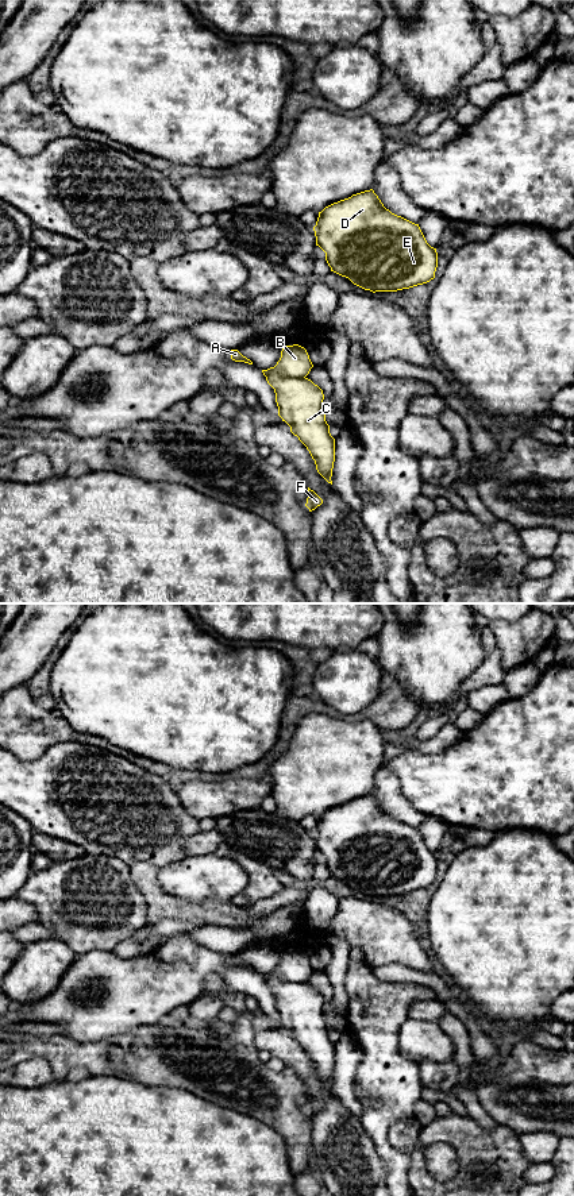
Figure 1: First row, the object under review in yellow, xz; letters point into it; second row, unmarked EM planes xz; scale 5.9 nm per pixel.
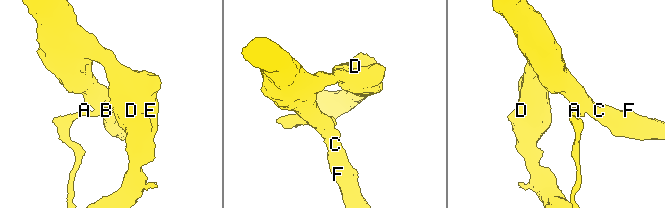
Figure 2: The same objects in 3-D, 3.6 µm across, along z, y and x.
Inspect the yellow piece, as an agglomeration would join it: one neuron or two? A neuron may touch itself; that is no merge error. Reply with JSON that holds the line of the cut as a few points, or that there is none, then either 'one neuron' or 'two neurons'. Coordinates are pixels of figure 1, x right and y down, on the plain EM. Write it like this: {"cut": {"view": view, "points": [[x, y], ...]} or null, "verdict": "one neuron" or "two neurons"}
{"cut": {"view": "xz", "points": [[304, 980], [286, 982], [270, 977], [266, 982]]}, "verdict": "two neurons"}

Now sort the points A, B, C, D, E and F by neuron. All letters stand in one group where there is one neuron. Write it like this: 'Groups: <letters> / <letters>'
Groups: A B / C D E F

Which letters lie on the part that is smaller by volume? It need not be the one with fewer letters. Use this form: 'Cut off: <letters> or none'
Cut off: A, B

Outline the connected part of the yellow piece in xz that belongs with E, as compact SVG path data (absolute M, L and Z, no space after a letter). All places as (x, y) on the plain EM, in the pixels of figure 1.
M373 794L325 811L319 817L313 836L331 876L365 895L397 896L435 883L436 853L427 848L419 829L386 814Z

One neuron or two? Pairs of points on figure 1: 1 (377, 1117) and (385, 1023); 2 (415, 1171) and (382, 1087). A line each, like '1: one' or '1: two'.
1: one
2: two

